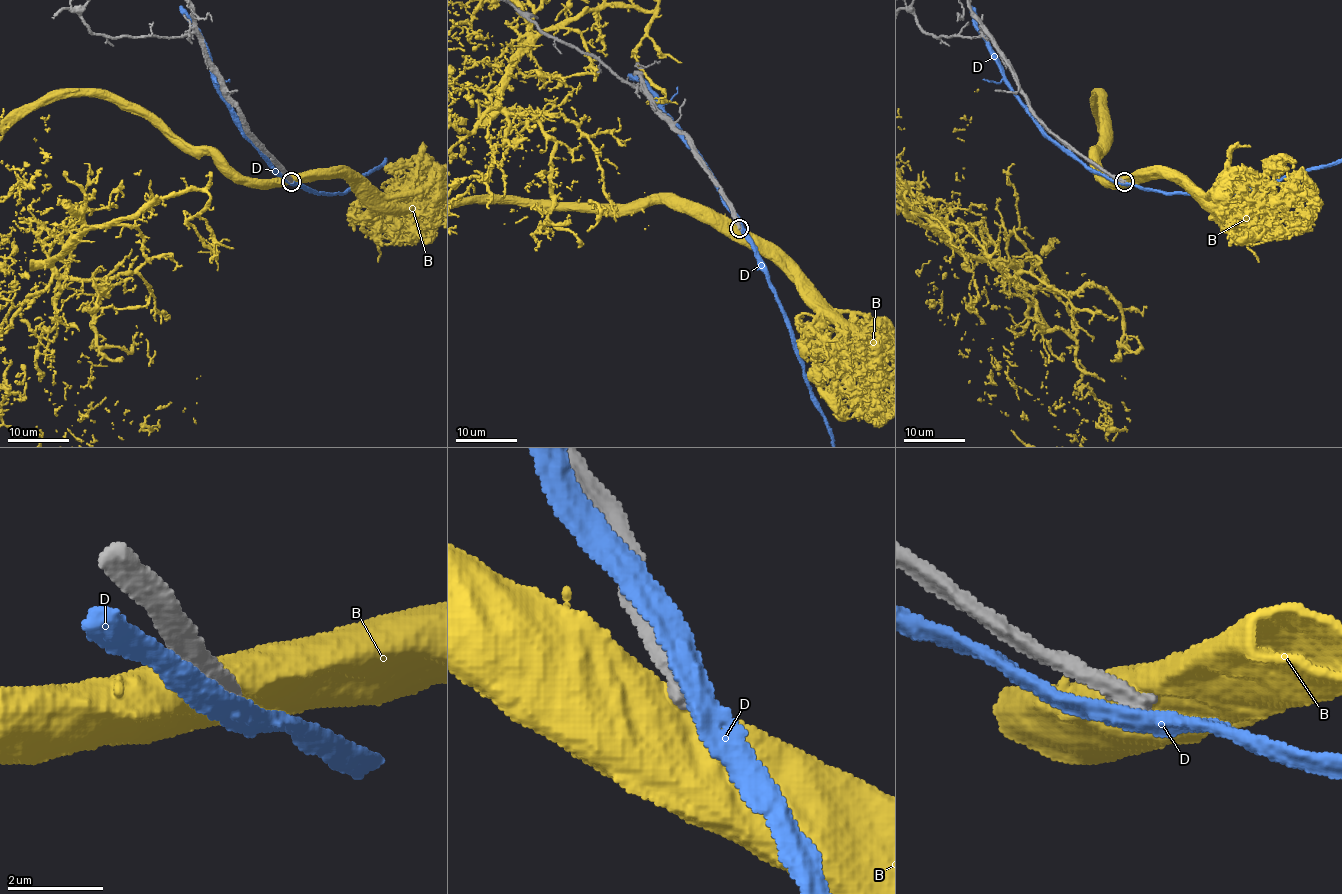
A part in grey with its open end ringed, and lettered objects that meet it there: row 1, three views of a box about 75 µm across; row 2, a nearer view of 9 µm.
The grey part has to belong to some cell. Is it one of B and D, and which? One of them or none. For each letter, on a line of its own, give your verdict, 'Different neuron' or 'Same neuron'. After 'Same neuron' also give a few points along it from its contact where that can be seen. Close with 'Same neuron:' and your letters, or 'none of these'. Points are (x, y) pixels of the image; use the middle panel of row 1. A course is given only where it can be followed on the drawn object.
B: Different neuron
D: Different neuron
Same neuron: none of these

